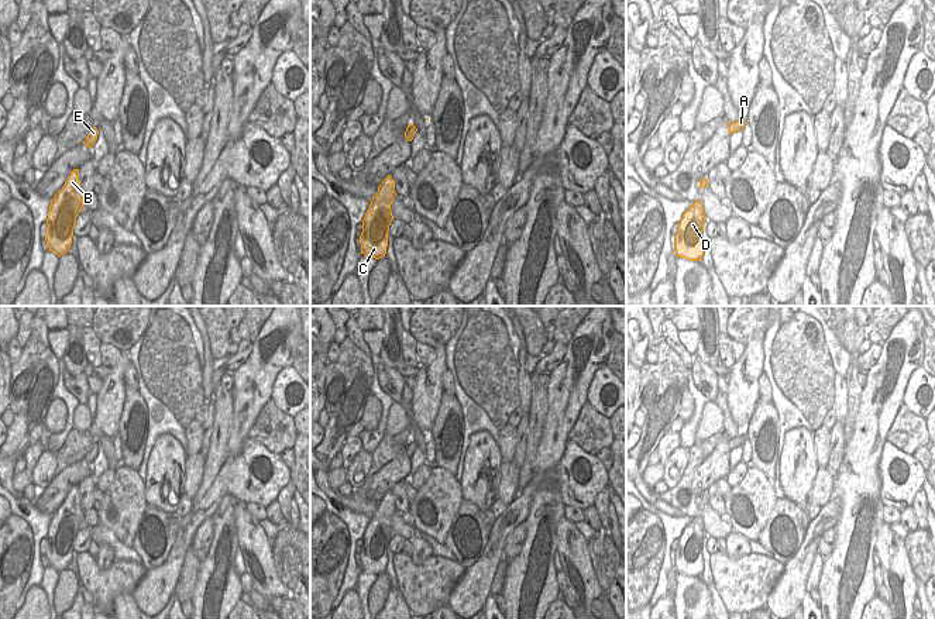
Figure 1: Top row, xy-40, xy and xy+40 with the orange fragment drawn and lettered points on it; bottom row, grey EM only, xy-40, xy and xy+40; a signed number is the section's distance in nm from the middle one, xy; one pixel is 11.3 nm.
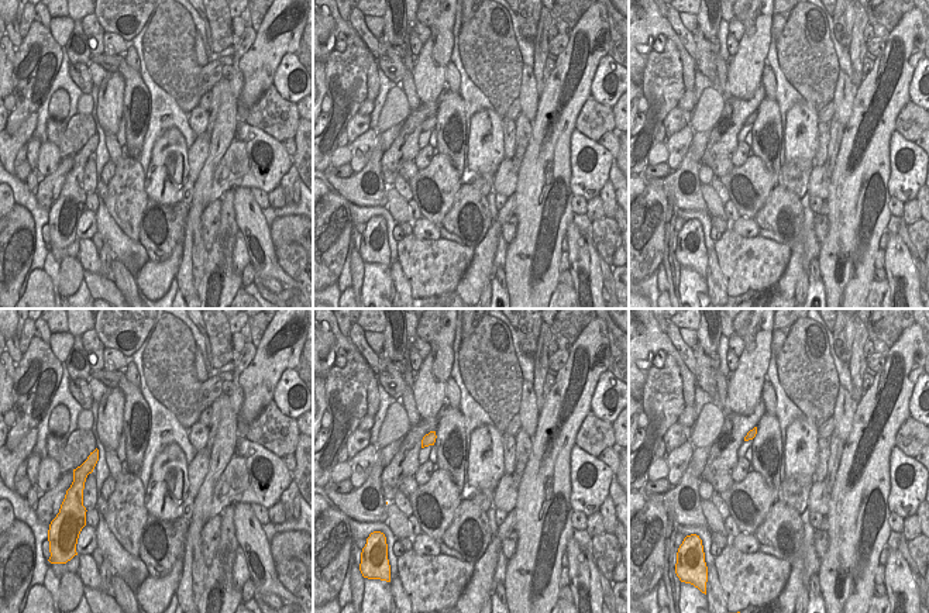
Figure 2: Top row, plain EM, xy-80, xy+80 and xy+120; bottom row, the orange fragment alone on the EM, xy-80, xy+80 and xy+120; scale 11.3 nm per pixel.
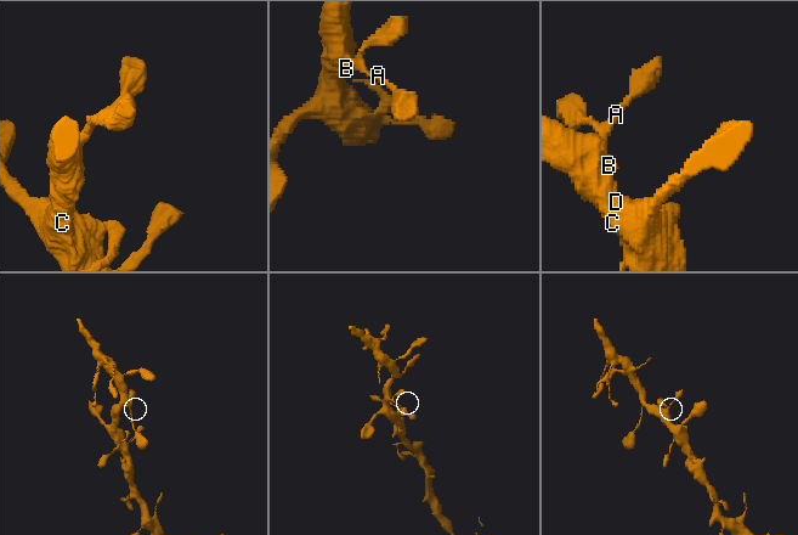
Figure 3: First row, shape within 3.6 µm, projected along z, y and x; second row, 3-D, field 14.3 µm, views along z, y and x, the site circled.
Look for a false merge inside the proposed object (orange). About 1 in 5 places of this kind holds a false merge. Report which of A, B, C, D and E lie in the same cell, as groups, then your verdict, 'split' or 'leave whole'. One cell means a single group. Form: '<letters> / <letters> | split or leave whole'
A B C D E | leave whole

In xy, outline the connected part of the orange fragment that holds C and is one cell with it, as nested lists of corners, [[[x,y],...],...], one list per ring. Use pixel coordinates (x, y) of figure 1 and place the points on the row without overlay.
[[[388,491],[379,501],[362,536],[361,570],[368,574],[379,575],[386,570],[388,547],[393,536],[391,520],[395,512],[395,498]]]

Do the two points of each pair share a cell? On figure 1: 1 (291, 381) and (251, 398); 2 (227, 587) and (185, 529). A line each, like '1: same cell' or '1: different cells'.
1: different cells
2: different cells

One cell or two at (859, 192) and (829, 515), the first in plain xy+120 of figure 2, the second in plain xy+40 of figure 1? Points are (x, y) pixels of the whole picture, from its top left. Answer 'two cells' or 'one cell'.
two cells

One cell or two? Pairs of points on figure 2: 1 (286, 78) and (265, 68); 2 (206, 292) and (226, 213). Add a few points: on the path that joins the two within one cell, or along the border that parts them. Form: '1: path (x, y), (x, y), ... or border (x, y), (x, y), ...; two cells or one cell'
1: border (293, 52), (288, 52), (282, 58), (272, 83); two cells
2: path (212, 272), (219, 265), (226, 233); one cell

